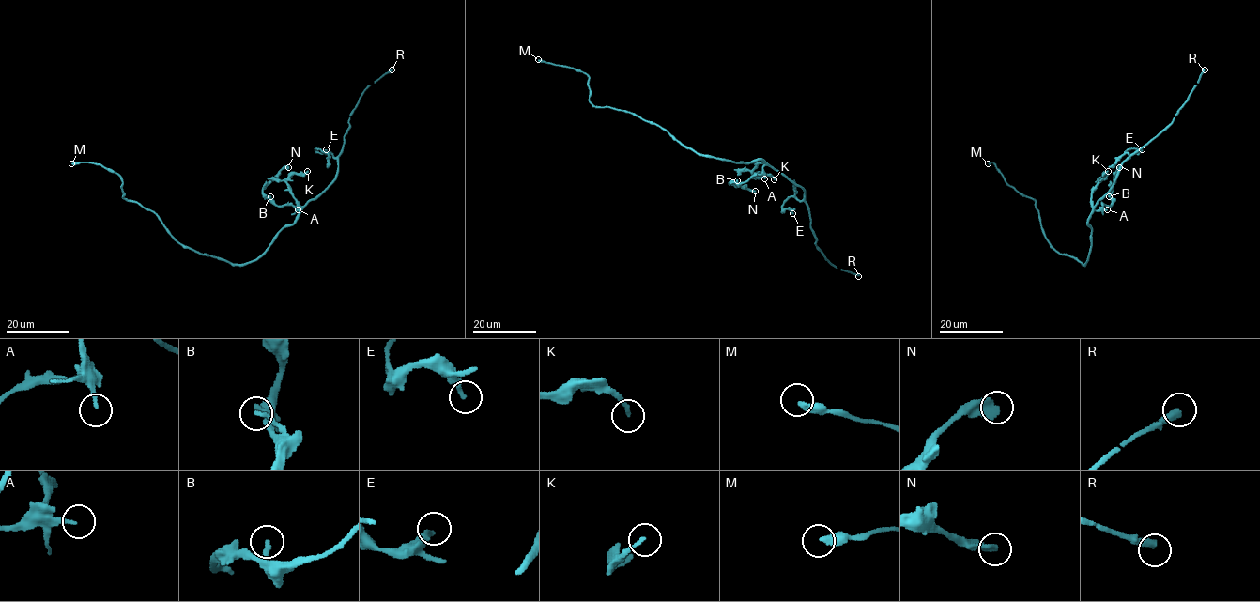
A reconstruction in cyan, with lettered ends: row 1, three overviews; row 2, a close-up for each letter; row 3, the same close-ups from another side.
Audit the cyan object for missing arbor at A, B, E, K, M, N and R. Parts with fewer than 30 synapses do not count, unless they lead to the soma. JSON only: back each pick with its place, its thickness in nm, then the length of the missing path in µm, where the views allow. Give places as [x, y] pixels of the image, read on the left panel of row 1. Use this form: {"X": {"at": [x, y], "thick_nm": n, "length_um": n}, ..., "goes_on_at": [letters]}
{"R": {"at": [391, 69], "thick_nm": 320, "length_um": 100}, "goes_on_at": ["R"]}

